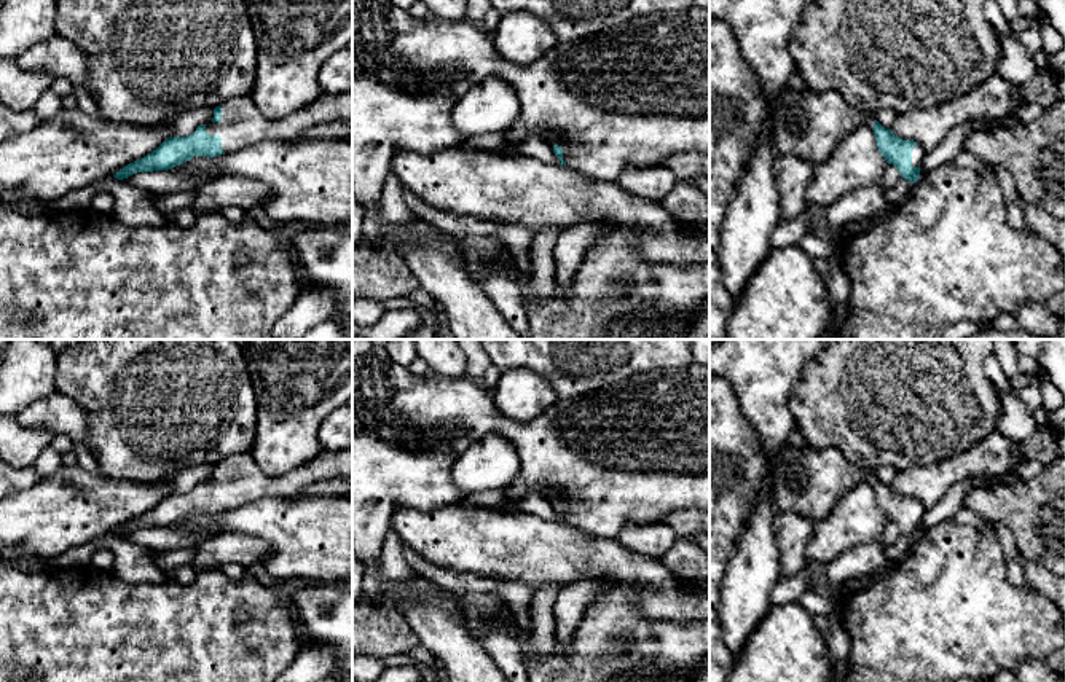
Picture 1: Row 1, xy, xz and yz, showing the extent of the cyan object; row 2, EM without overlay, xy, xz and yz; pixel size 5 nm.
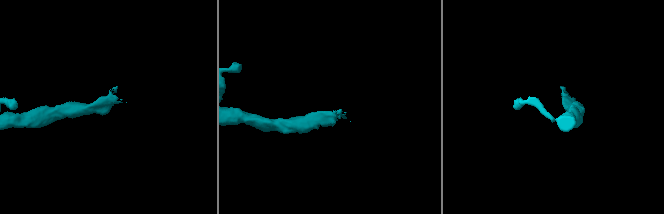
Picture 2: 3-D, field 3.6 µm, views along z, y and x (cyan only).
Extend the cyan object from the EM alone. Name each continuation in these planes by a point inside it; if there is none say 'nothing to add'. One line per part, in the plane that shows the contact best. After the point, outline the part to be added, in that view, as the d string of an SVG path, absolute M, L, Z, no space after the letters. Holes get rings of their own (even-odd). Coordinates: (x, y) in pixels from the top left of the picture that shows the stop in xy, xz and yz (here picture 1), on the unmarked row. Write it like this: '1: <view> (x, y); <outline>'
1: xy (243, 482); M352 448L325 451L279 476L261 472L250 453L231 454L222 462L222 478L207 480L209 492L222 494L222 507L231 510L263 497L297 497L314 483L341 478L352 481Z

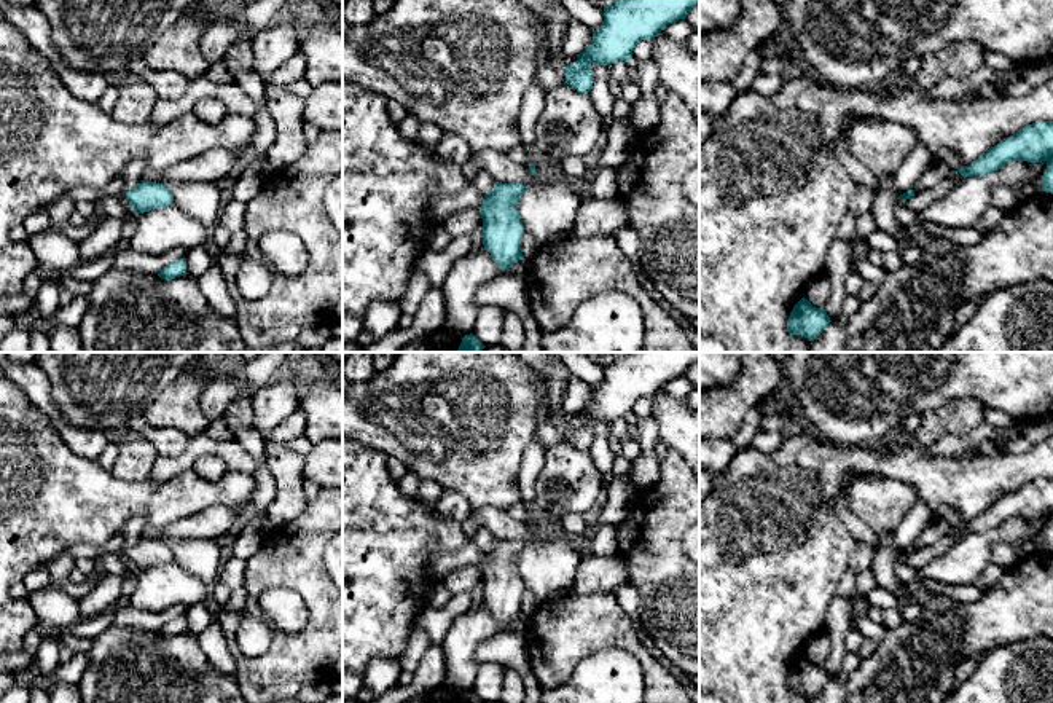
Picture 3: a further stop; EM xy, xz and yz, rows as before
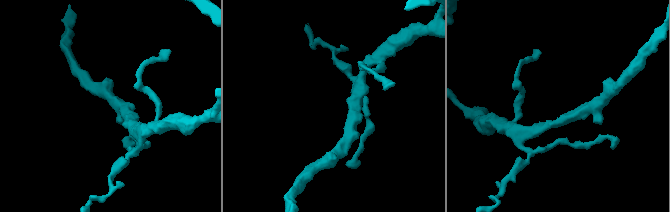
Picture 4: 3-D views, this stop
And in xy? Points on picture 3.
nothing to add

